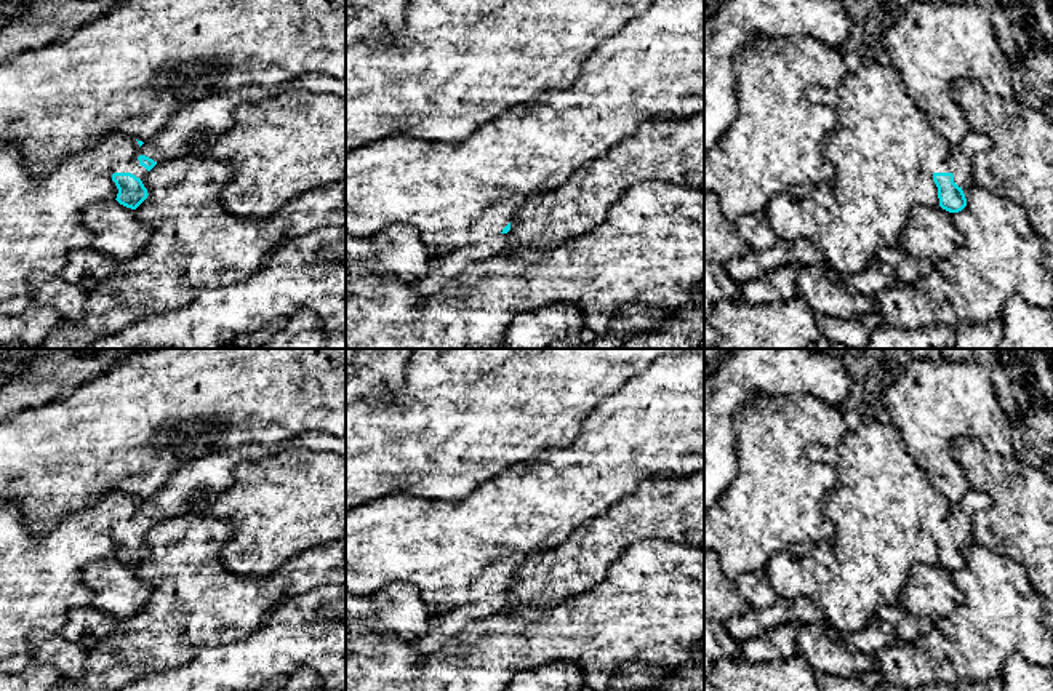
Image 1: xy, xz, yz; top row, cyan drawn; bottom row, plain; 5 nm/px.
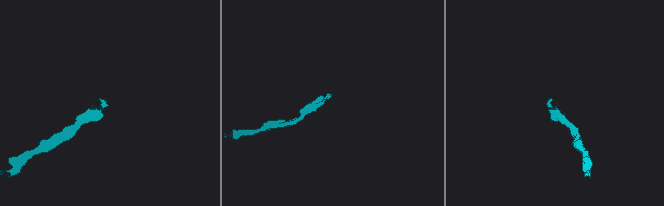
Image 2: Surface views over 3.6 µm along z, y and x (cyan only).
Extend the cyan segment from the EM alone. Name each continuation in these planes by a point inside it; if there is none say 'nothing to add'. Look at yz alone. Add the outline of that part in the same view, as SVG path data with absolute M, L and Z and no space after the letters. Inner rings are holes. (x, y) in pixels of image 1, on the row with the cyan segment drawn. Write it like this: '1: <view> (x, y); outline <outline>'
1: yz (960, 155); outline M970 130L960 144L951 147L949 163L952 166L954 182L959 187L975 186L971 173L971 158L978 152L986 152L991 147L991 139L975 130Z

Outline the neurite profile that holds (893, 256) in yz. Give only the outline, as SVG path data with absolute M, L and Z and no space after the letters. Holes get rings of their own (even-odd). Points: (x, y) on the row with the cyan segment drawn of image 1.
M899 246L879 250L877 259L883 264L891 266L896 272L899 283L904 285L912 285L923 274L933 272L936 267L936 261L923 261L909 256Z

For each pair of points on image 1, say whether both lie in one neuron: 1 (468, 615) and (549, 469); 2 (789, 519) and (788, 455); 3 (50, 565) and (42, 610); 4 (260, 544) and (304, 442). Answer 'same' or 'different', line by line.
1: different
2: same
3: same
4: different

